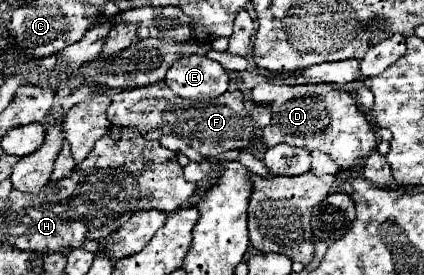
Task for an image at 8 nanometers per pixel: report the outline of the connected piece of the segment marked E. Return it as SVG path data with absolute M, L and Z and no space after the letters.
M182 57L166 73L166 85L184 99L202 101L220 97L228 89L228 75L208 57Z

